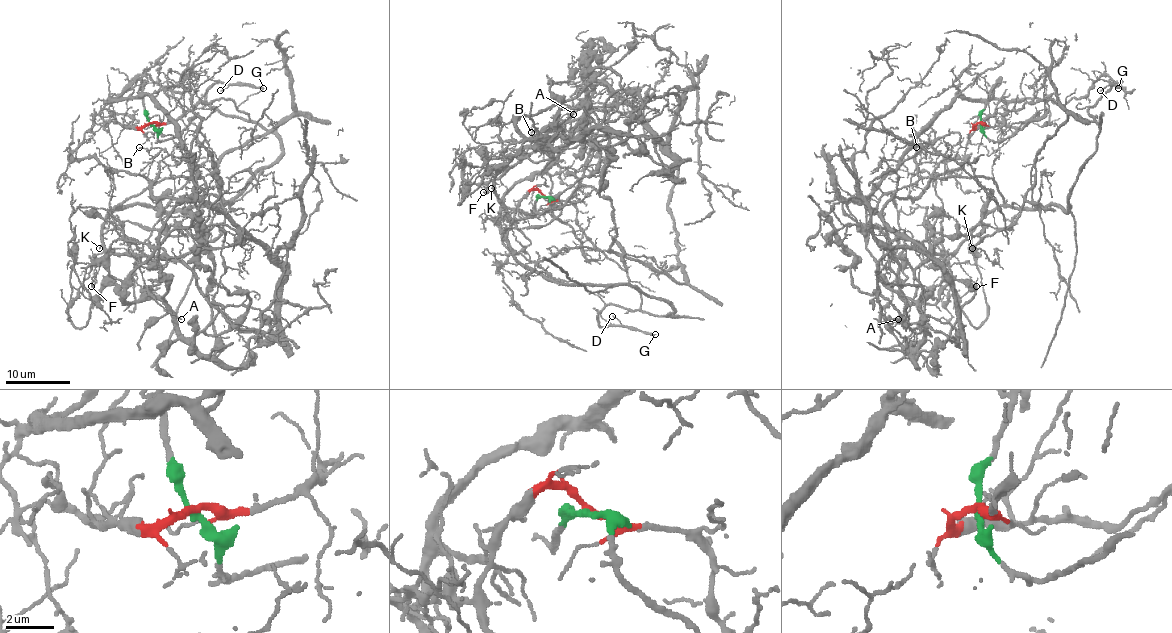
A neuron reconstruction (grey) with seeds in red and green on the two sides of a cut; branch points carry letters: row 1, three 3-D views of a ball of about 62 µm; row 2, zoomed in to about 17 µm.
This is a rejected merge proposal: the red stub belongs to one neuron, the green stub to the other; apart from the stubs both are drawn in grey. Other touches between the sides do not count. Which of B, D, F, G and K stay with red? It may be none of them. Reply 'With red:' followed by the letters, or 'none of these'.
With red: B, D, F, G, K

